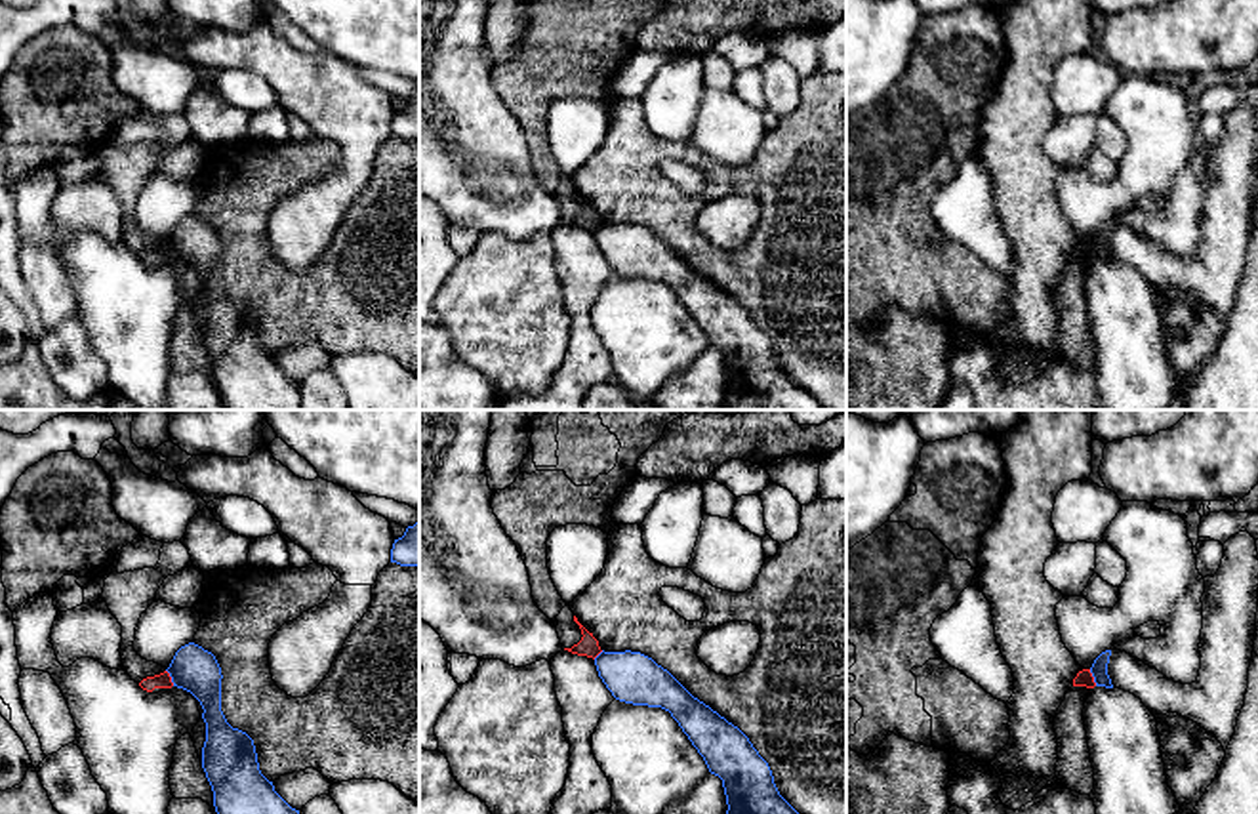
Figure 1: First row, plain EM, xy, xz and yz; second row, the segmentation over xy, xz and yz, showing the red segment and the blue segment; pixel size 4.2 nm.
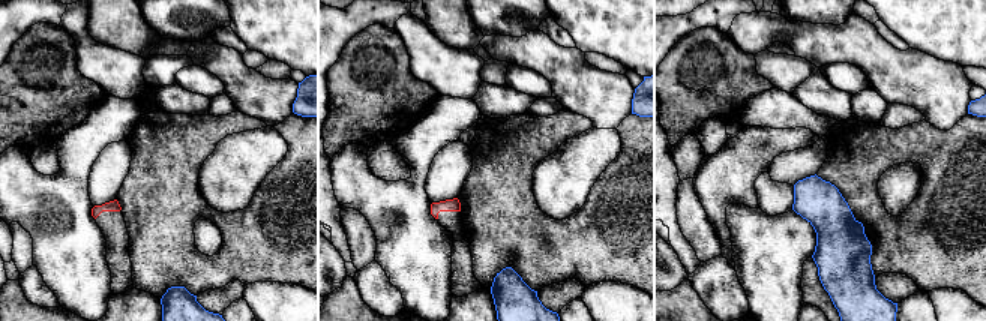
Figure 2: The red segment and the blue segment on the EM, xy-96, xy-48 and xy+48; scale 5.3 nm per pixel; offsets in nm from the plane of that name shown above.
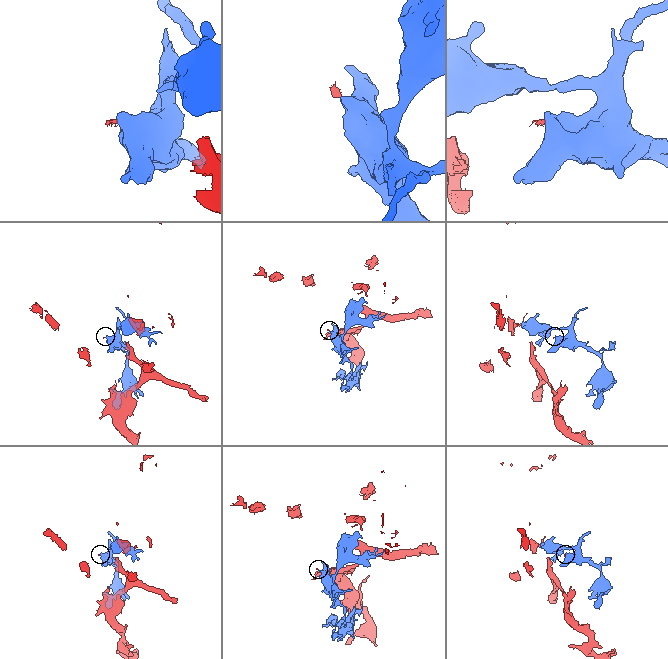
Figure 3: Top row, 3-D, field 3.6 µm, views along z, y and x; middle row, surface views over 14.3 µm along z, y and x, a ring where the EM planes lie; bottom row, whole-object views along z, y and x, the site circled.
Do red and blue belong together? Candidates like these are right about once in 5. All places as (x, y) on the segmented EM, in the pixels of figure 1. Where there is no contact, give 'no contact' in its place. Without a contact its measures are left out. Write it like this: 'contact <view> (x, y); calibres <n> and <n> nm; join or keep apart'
contact yz (1093, 677); calibres 70 and 70 nm; keep apart

